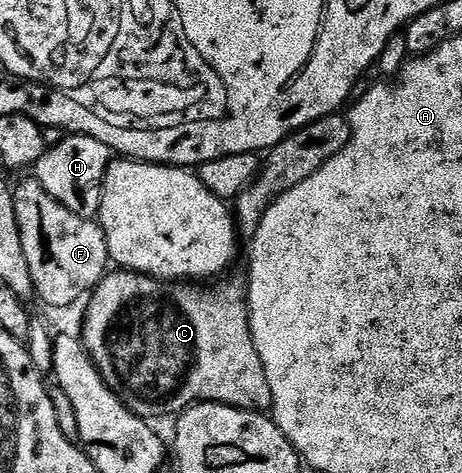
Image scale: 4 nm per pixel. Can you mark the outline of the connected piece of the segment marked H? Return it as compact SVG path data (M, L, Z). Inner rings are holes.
M73 134L64 136L58 144L44 150L41 160L37 160L33 168L33 178L41 184L41 188L45 188L45 192L49 192L49 196L53 196L53 200L69 208L69 212L94 219L99 212L103 181L112 161L112 150L101 144L101 140L93 140L84 134Z

